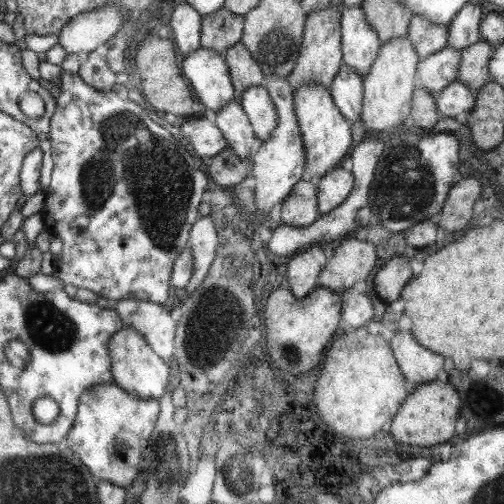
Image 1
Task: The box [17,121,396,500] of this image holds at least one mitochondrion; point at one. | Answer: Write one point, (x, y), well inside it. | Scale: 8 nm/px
(48, 324)

